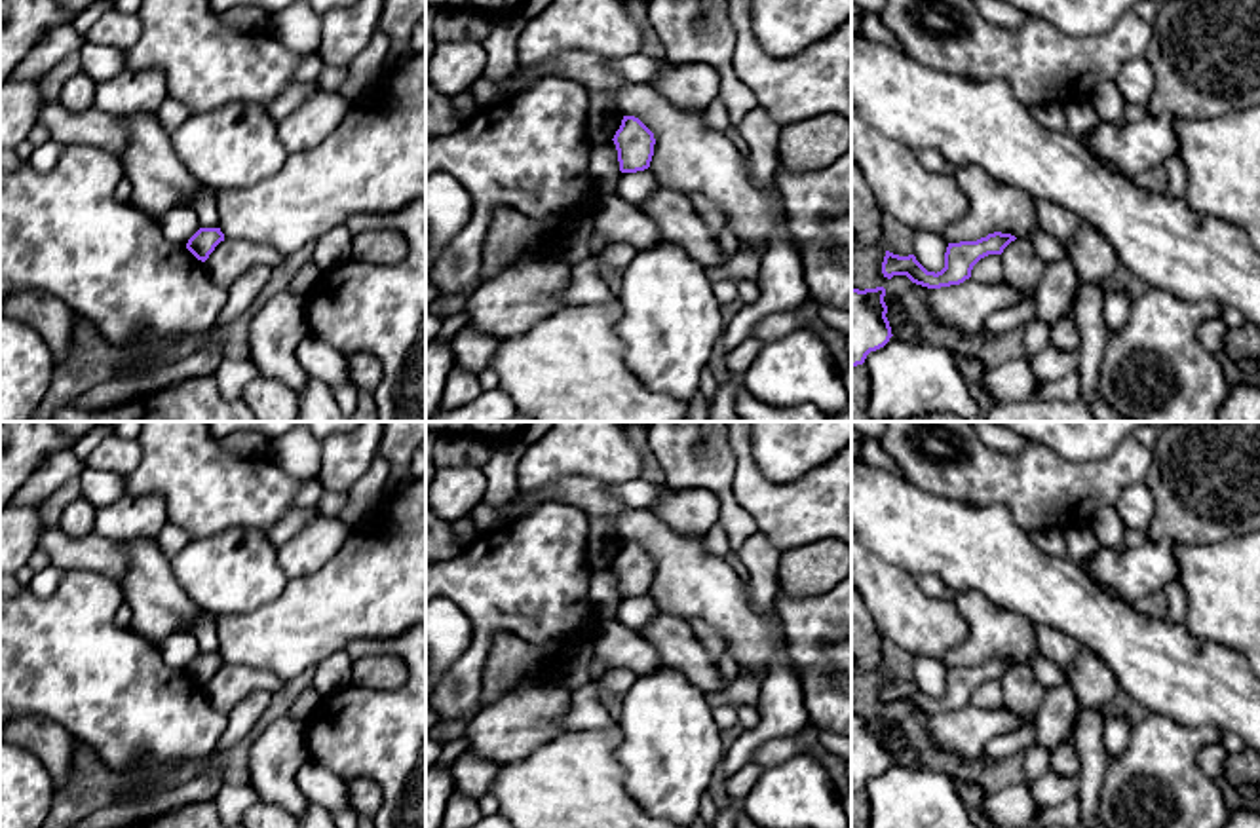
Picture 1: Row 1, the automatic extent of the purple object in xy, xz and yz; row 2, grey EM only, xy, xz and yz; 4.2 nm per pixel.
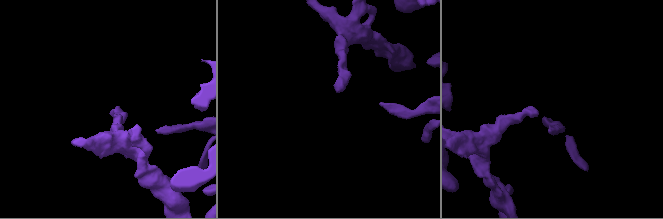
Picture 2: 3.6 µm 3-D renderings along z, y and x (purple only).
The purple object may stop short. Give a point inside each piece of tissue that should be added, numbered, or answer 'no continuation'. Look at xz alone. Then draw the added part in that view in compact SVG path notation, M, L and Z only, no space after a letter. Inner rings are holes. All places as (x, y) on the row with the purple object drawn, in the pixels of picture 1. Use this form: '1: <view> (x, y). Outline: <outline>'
no continuation

